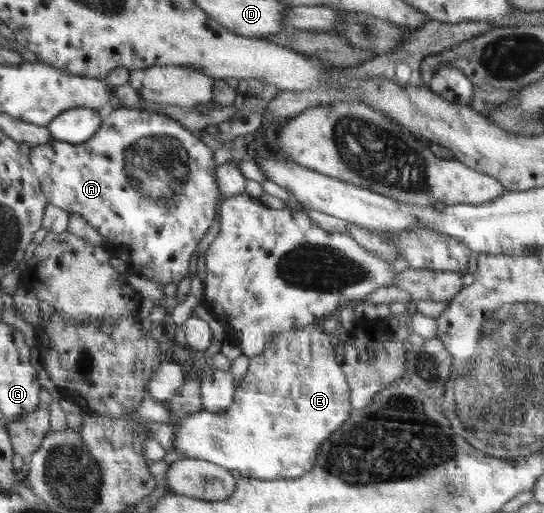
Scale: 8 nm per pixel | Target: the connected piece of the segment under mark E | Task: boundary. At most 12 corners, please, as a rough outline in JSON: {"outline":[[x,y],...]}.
{"outline":[[328,333],[276,335],[174,450],[302,478],[352,417]]}

